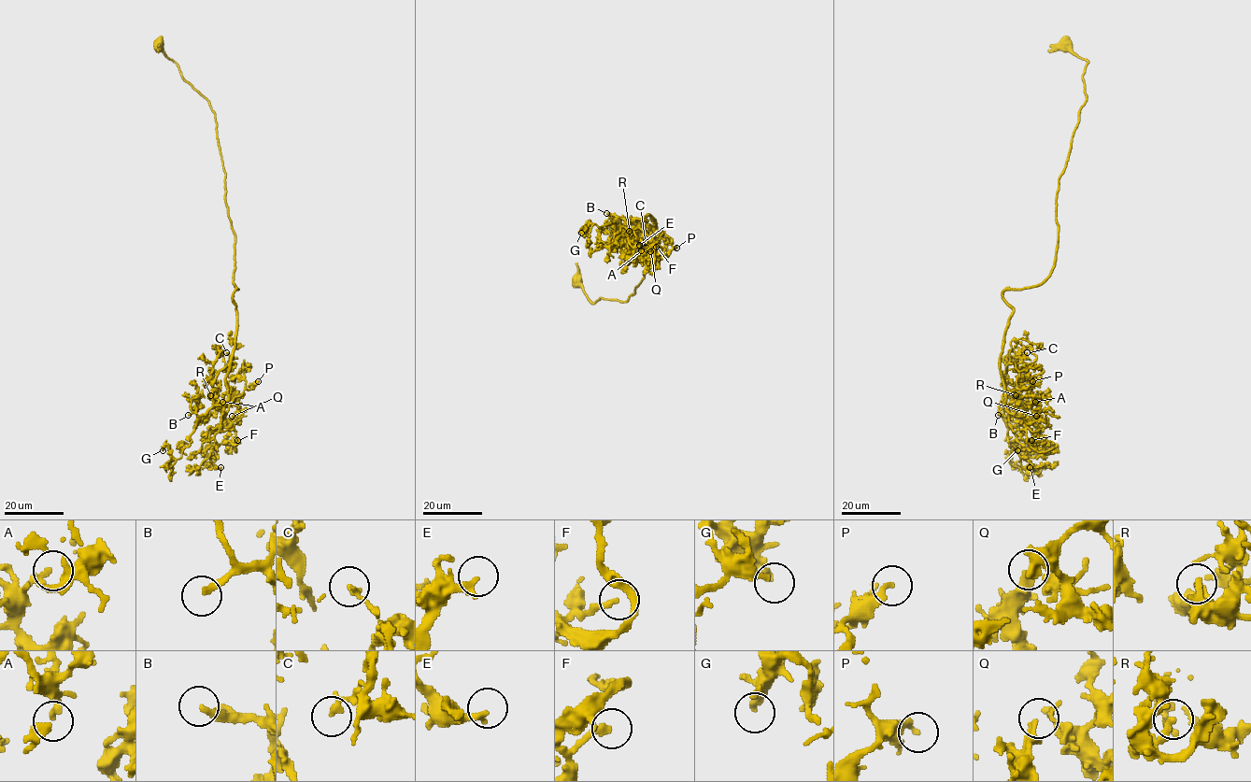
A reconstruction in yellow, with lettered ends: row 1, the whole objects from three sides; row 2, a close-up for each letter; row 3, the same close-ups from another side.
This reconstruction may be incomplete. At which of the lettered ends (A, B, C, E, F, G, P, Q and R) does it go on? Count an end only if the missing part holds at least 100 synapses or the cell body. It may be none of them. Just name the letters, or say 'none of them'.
B

